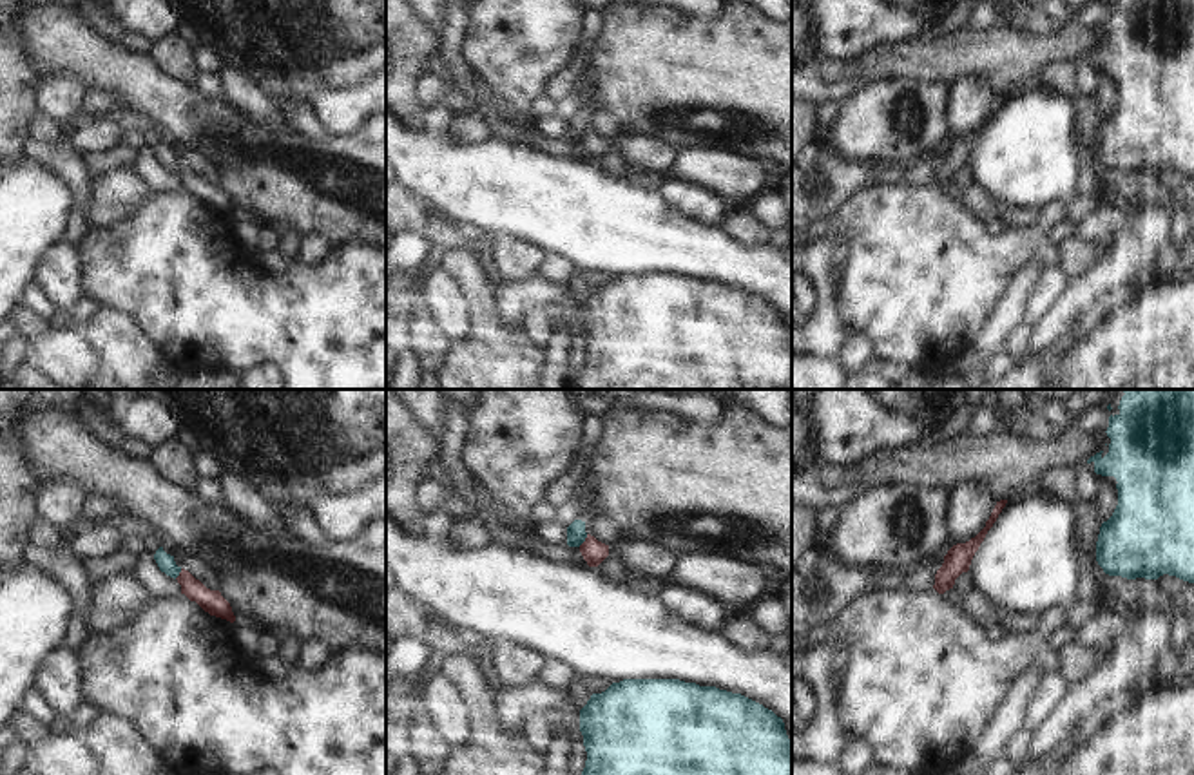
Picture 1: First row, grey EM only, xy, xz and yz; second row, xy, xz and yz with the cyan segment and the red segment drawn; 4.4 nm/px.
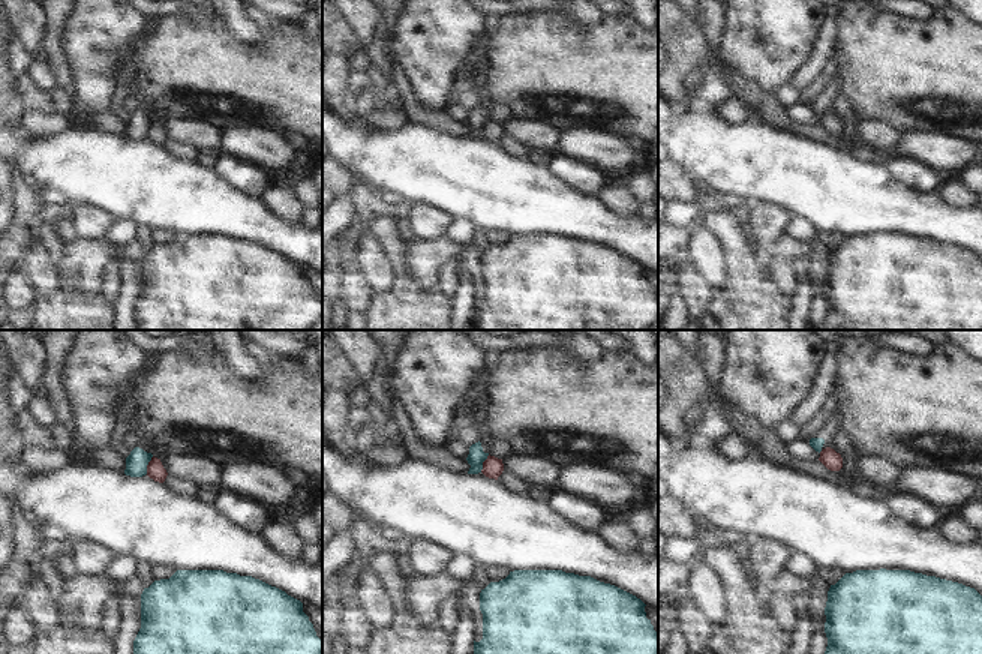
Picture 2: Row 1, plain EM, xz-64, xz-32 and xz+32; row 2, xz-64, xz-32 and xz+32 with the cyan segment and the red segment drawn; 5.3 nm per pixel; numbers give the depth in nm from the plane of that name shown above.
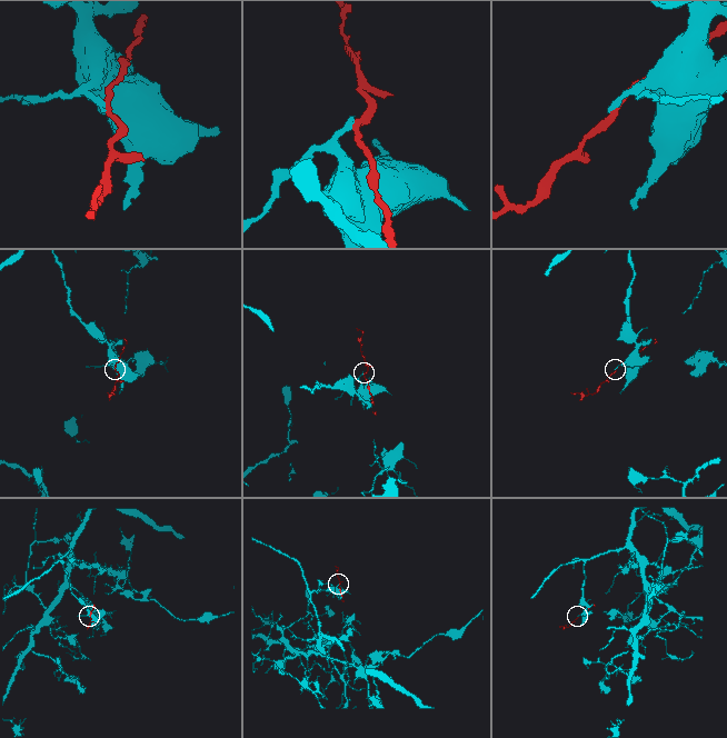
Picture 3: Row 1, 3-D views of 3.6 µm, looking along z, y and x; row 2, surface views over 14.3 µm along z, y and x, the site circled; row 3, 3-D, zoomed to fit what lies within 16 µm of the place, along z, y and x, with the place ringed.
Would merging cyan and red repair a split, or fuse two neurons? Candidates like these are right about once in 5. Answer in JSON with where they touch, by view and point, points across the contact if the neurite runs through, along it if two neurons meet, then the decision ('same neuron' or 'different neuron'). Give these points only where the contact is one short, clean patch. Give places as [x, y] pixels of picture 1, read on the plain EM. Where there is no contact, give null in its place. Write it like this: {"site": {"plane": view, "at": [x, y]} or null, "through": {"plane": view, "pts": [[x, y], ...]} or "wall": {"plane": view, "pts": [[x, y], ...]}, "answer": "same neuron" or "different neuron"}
{"site": {"plane": "xz", "at": [584, 134]}, "wall": {"plane": "xz", "pts": [[587, 129], [578, 140]]}, "answer": "different neuron"}

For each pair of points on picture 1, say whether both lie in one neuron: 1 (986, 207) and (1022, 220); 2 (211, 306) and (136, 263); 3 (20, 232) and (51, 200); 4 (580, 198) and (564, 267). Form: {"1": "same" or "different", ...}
{"1": "same", "2": "same", "3": "same", "4": "different"}

